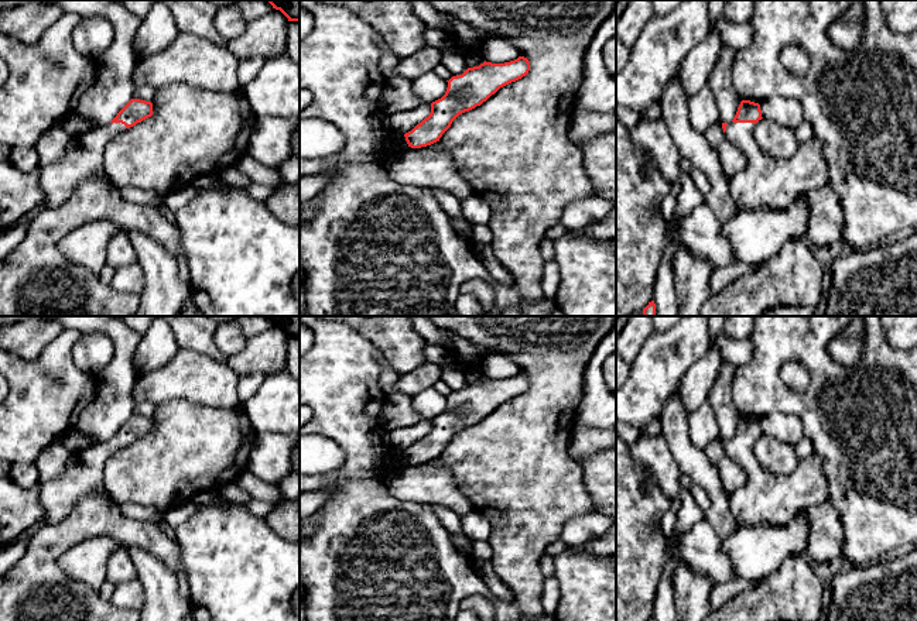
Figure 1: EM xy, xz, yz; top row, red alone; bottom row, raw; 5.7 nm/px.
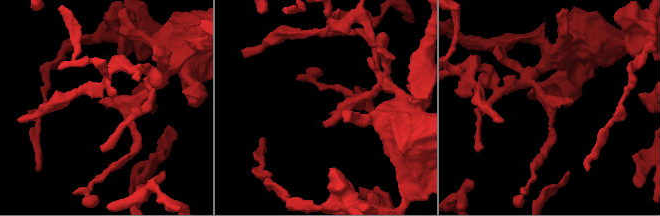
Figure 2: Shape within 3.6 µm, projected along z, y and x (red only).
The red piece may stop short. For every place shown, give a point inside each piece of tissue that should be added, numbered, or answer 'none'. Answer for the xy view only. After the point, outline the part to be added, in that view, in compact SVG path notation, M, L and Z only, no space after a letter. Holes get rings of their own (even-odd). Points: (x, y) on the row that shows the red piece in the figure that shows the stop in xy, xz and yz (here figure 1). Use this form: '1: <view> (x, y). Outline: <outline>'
1: xy (84, 160). Outline: M107 123L72 137L66 154L47 165L40 174L40 188L45 199L40 207L55 207L66 202L86 179L103 175L103 154L109 141L123 133L122 123Z

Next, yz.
1: yz (774, 182). Outline: M728 123L725 138L746 157L746 168L729 179L732 198L739 210L786 207L803 193L828 182L828 164L821 140L800 143L794 157L773 158L755 141L753 123Z

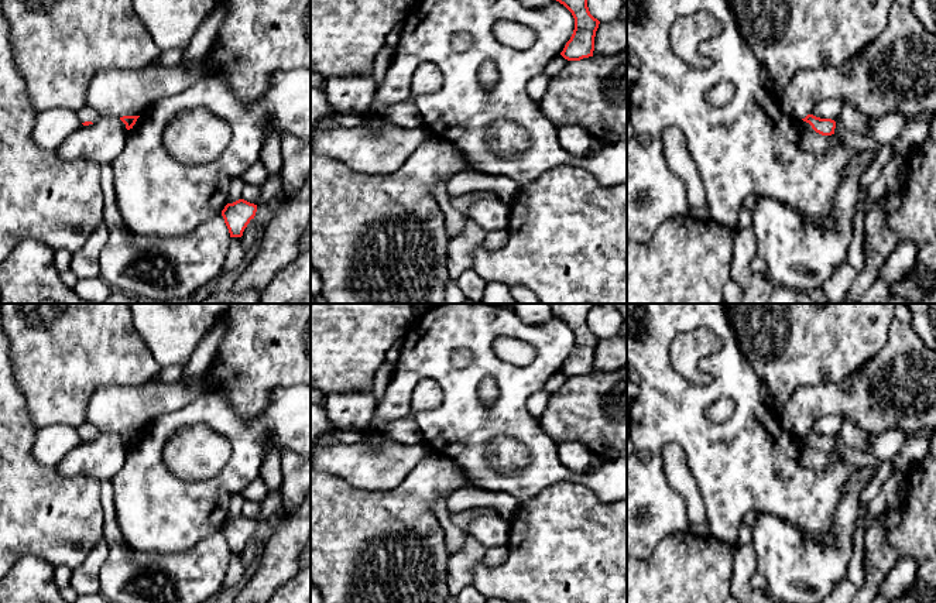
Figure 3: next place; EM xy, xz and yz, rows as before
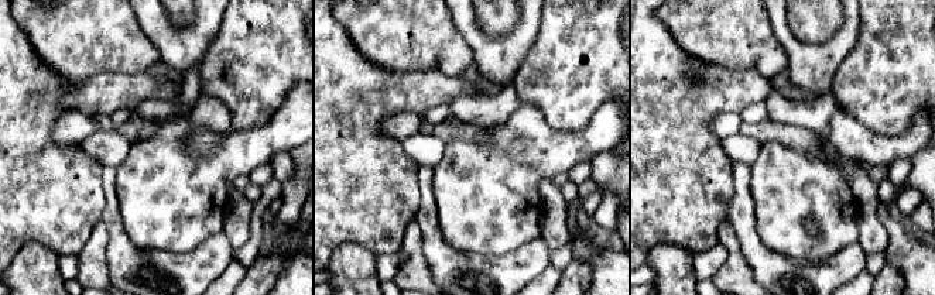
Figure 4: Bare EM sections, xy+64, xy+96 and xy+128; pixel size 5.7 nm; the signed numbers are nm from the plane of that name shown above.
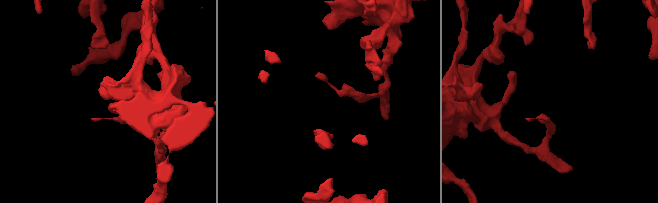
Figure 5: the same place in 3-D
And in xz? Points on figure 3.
none

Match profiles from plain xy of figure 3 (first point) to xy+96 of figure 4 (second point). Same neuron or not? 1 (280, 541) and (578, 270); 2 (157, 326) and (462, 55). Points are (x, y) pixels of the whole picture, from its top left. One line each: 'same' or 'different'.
1: same
2: different

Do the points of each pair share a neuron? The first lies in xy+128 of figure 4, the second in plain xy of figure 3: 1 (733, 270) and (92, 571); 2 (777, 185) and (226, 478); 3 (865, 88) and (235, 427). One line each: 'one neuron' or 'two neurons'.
1: one neuron
2: one neuron
3: two neurons

